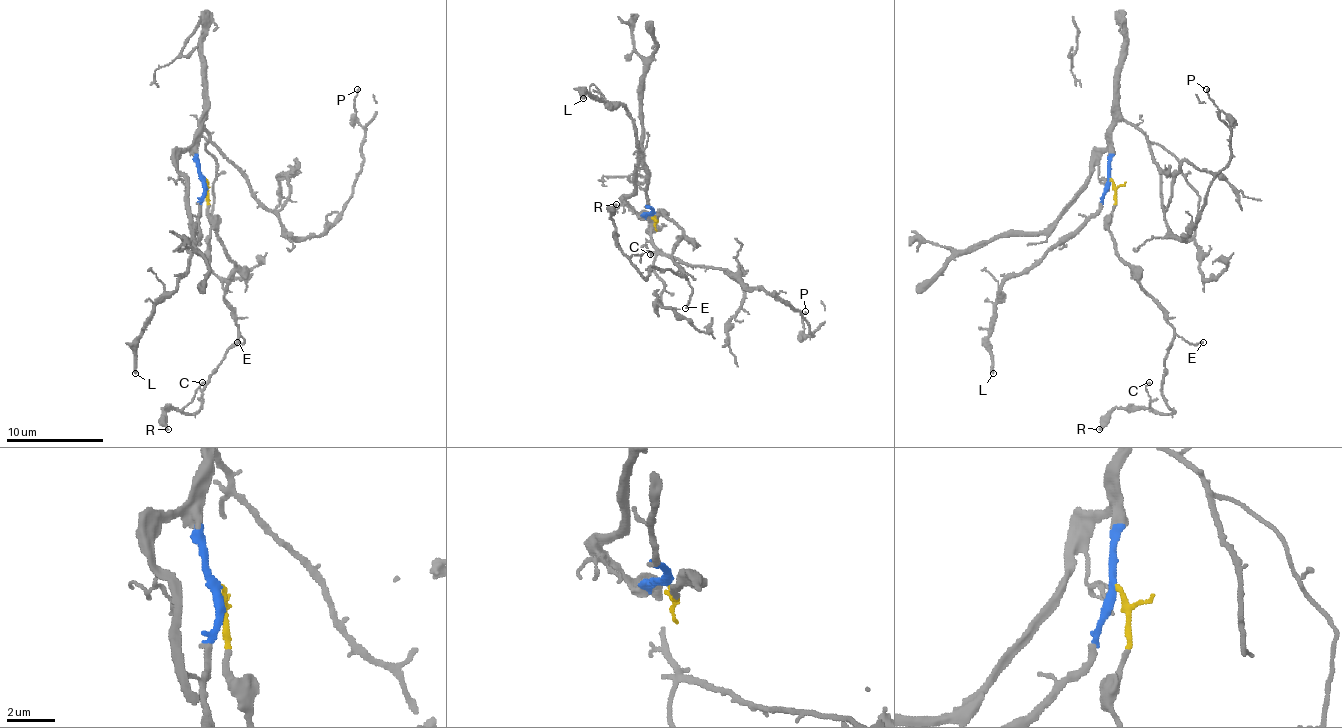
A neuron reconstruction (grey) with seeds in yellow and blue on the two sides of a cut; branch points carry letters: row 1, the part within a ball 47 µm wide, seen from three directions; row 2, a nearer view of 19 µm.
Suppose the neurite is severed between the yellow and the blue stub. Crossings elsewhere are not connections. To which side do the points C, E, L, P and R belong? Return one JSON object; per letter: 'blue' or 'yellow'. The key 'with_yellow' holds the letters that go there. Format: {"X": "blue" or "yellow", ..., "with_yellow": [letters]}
{"C": "yellow", "E": "yellow", "L": "blue", "P": "blue", "R": "yellow", "with_yellow": ["C", "E", "R"]}

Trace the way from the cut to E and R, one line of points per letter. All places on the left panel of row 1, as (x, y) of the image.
E: (205, 179), (212, 230), (234, 269), (225, 303), (244, 337), (242, 345), (237, 342)
R: (205, 179), (212, 230), (234, 269), (225, 303), (237, 340), (195, 410), (166, 408), (169, 430)

